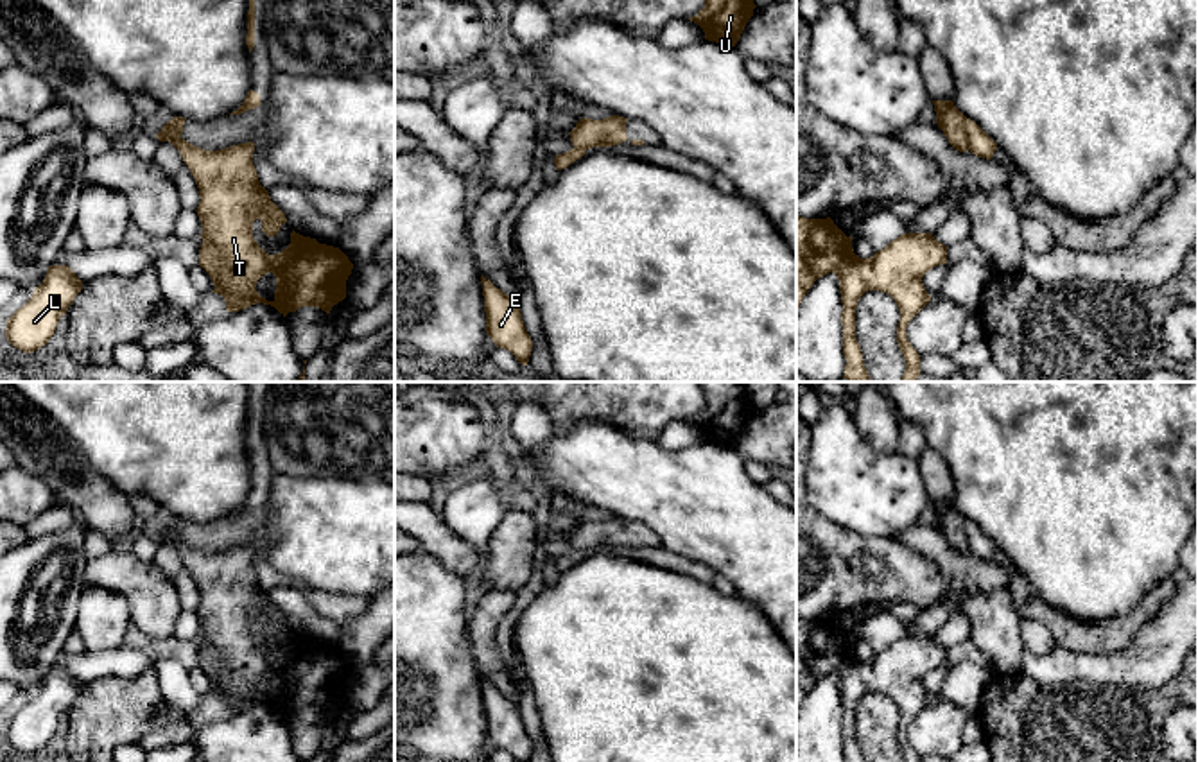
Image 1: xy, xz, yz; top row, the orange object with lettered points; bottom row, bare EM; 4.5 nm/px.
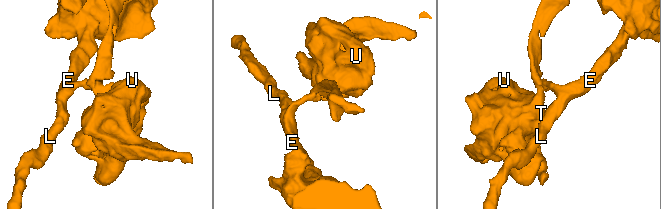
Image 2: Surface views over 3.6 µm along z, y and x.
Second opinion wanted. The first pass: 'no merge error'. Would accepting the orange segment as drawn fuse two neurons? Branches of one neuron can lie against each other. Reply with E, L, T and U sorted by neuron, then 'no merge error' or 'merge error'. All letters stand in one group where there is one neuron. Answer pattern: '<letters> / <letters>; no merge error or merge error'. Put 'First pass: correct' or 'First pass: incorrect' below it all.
E L / T U; merge error
First pass: incorrect

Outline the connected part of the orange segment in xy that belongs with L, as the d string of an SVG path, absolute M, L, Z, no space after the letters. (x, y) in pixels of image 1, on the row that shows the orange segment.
M50 265L30 299L7 319L7 341L25 353L45 346L81 290L82 281L68 265Z

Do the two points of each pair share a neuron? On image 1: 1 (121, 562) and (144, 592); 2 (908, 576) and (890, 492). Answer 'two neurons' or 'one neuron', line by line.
1: one neuron
2: two neurons

